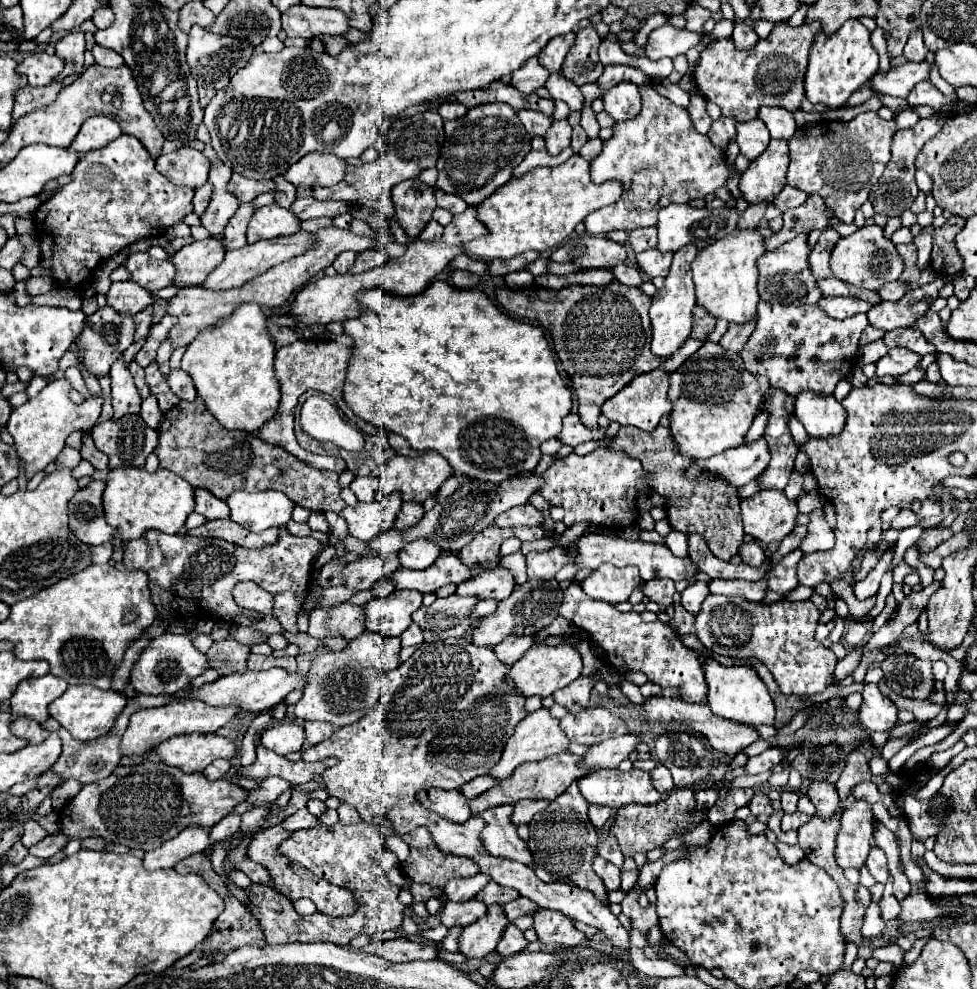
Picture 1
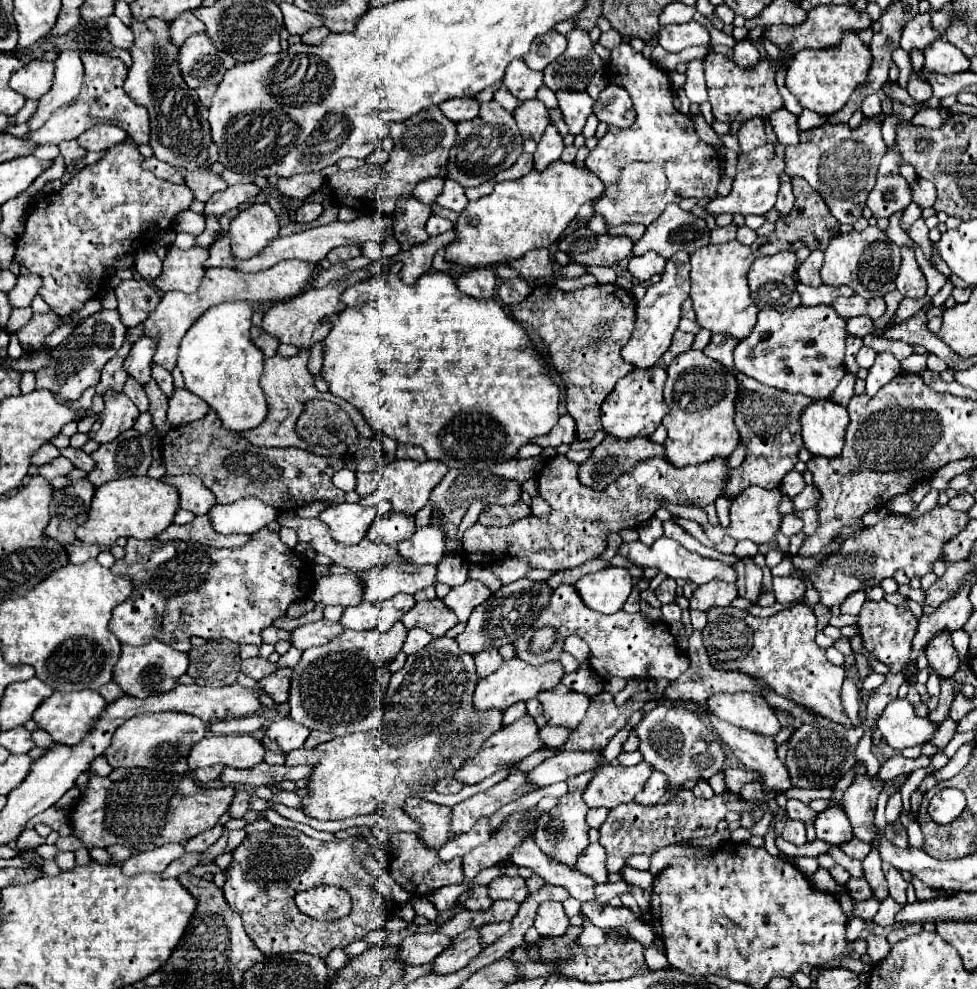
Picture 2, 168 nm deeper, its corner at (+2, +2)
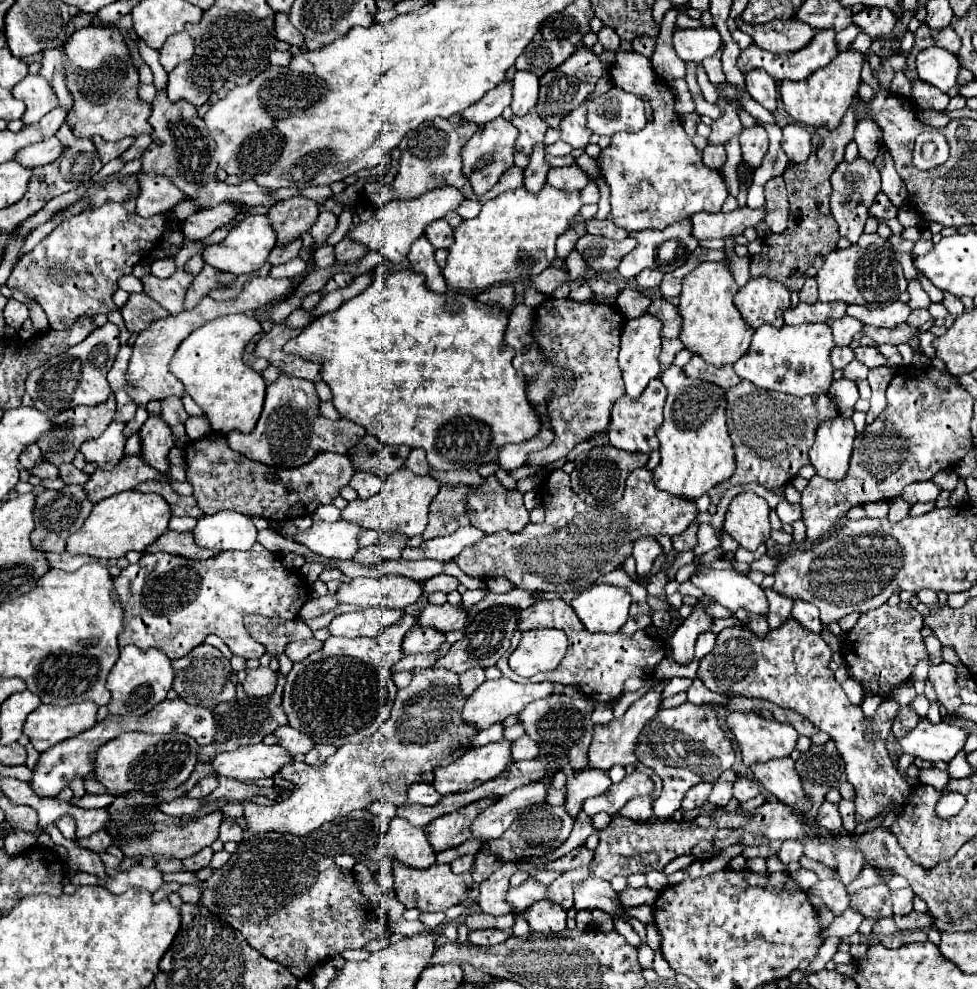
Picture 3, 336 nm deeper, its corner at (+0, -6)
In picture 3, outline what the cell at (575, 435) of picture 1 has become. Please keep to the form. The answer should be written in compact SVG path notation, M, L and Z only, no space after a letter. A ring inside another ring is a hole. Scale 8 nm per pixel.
M546 430L544 438L532 438L522 444L506 444L506 446L502 446L502 450L498 454L498 462L502 464L504 470L520 468L526 462L526 456L530 456L530 452L538 452L538 450L550 446L550 440L554 440L554 432Z

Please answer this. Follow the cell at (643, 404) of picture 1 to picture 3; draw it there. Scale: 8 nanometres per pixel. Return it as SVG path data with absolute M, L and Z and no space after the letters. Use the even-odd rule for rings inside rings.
M654 378L642 396L638 400L630 400L628 396L622 396L616 400L610 416L610 430L608 430L608 440L612 446L626 450L626 452L644 452L650 454L652 450L658 448L658 438L656 430L662 426L662 408L666 400L666 388L660 382L660 378Z

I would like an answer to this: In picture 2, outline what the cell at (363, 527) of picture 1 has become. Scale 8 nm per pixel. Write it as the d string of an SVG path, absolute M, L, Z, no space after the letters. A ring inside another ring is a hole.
M344 502L324 508L318 518L330 528L334 542L354 546L366 536L372 520L380 514L386 514L388 510L390 510L388 502L380 502L376 506L360 506Z

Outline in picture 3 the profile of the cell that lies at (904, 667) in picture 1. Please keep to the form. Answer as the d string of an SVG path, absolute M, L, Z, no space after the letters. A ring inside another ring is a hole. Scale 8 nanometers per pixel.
M902 706L902 712L898 714L898 720L894 722L894 734L896 738L900 738L902 734L906 734L910 728L914 728L918 724L920 716L910 708L910 706Z

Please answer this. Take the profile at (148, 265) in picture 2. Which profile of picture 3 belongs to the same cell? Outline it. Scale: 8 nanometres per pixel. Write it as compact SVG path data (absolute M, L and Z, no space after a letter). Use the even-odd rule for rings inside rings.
M162 258L162 260L154 260L152 264L152 274L156 278L168 278L176 272L176 266L174 266L174 260L172 258Z

